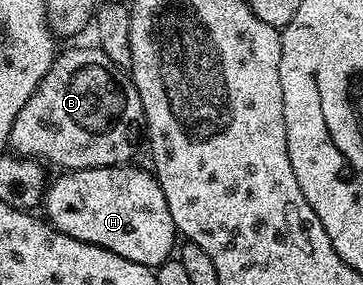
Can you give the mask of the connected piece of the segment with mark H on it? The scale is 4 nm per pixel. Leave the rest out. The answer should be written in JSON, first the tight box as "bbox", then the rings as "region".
{"bbox":[43,165,178,268],"region":[[[122,165],[119,167],[92,167],[91,169],[83,169],[82,171],[66,170],[57,180],[50,182],[44,190],[43,208],[45,207],[45,215],[48,226],[57,228],[58,231],[67,233],[67,237],[75,237],[84,243],[91,245],[99,245],[103,249],[107,249],[111,253],[117,253],[121,257],[127,257],[127,261],[135,261],[144,267],[158,268],[165,263],[174,254],[173,242],[178,242],[177,226],[175,221],[171,221],[171,209],[167,209],[167,197],[163,197],[163,189],[159,185],[157,176],[152,170],[141,167],[133,167],[134,165]]]}

